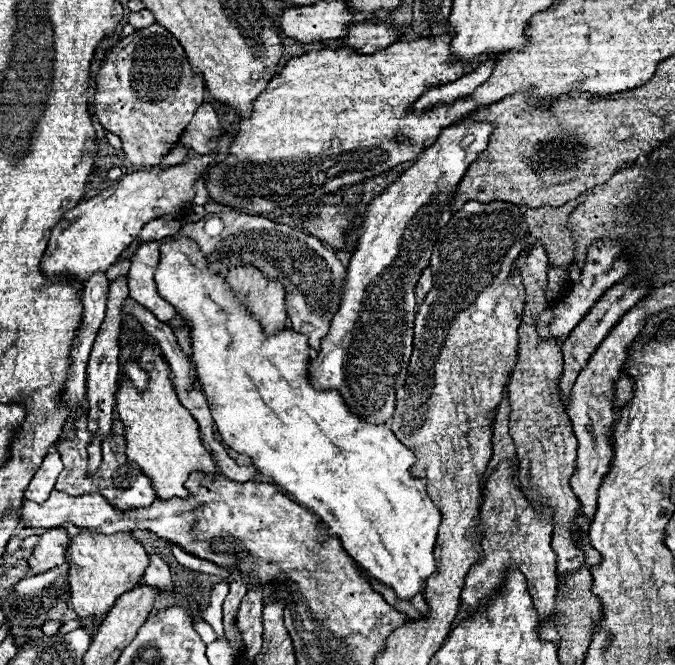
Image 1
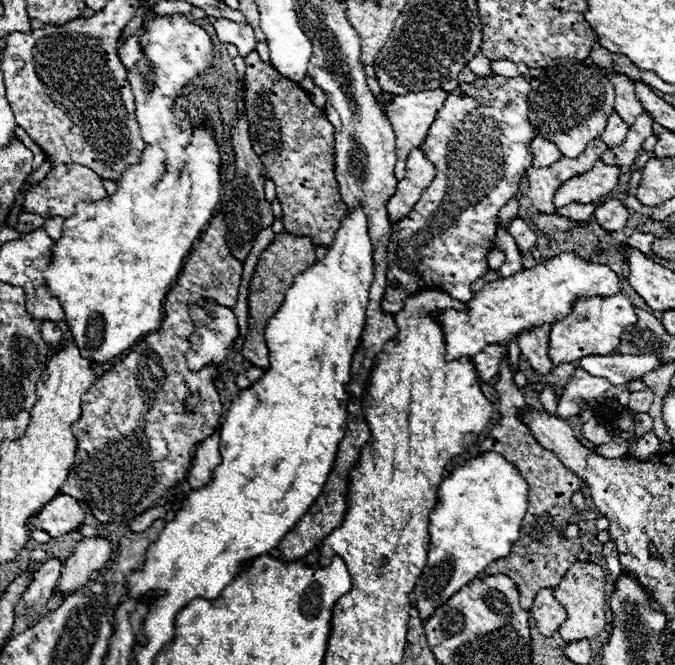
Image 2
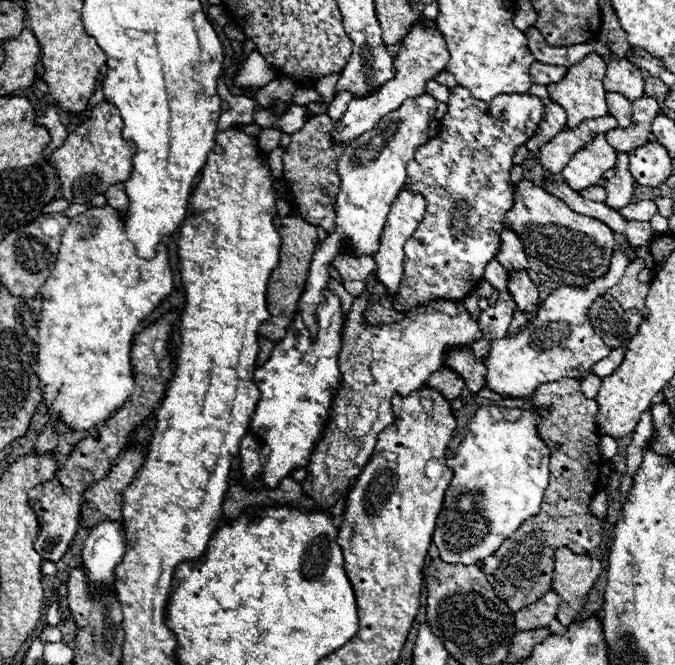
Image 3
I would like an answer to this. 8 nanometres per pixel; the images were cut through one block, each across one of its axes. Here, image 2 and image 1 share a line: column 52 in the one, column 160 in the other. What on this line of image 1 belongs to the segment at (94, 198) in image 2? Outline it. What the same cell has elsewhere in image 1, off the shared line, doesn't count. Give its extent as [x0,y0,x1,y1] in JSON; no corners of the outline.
[40,152,218,282]

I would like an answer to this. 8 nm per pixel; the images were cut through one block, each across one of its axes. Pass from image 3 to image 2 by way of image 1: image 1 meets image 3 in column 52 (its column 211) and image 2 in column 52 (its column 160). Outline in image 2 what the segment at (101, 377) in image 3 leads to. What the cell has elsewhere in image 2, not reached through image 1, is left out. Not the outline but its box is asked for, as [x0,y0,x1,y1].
[44,128,220,364]

